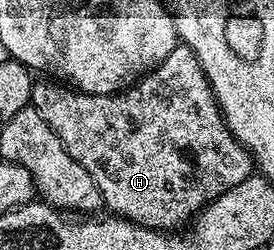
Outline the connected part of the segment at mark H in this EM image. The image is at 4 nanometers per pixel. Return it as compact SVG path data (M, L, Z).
M178 45L155 70L116 95L89 95L57 81L45 82L49 83L34 82L32 107L51 125L63 149L91 173L102 204L120 218L173 233L184 228L211 201L254 174L252 155L225 123L213 87L190 47Z

